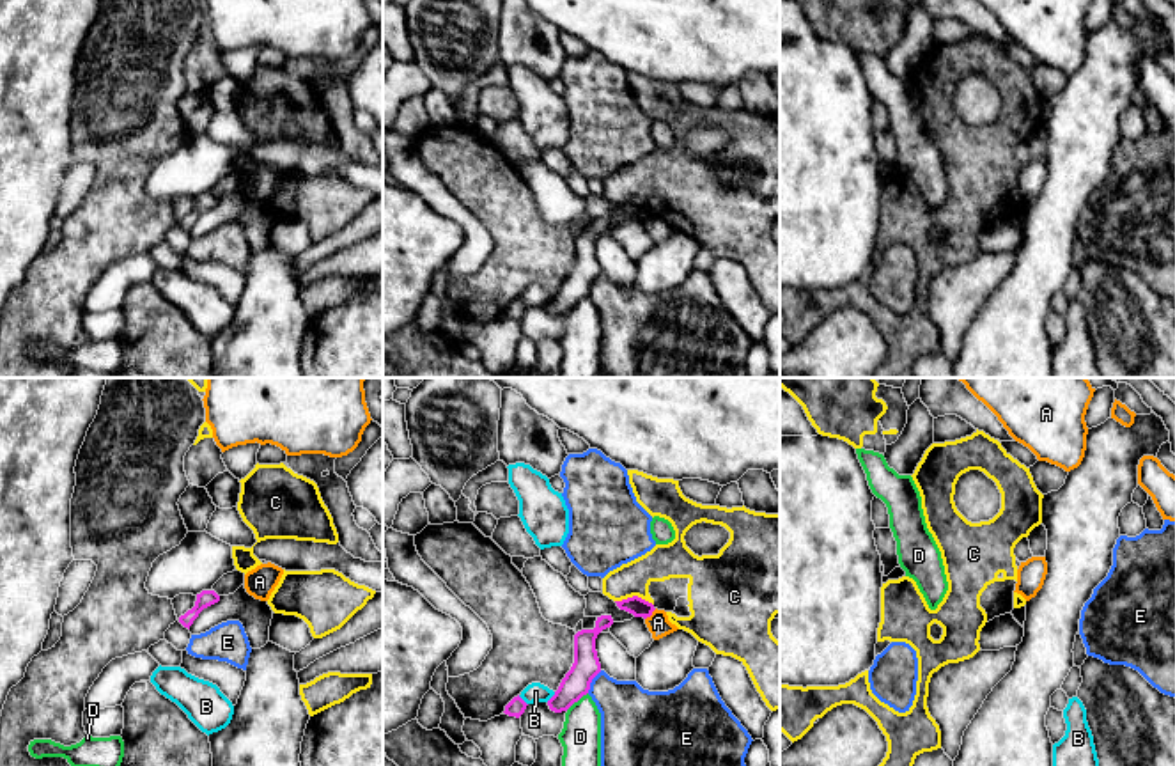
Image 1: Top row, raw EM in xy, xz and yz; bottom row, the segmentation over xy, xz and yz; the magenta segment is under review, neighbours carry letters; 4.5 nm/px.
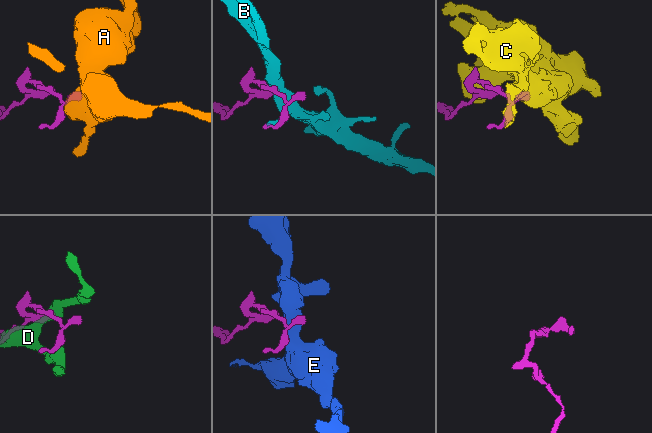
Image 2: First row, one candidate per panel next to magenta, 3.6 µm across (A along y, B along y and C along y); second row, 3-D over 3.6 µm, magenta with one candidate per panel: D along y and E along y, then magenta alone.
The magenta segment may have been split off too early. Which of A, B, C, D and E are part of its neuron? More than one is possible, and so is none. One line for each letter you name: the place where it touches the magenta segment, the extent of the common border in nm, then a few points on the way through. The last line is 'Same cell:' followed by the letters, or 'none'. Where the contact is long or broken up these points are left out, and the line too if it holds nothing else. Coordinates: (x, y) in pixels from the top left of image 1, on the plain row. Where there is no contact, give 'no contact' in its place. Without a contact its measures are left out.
Same cell: none

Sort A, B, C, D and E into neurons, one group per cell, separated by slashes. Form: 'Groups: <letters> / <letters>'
Groups: A / B / C / D / E

